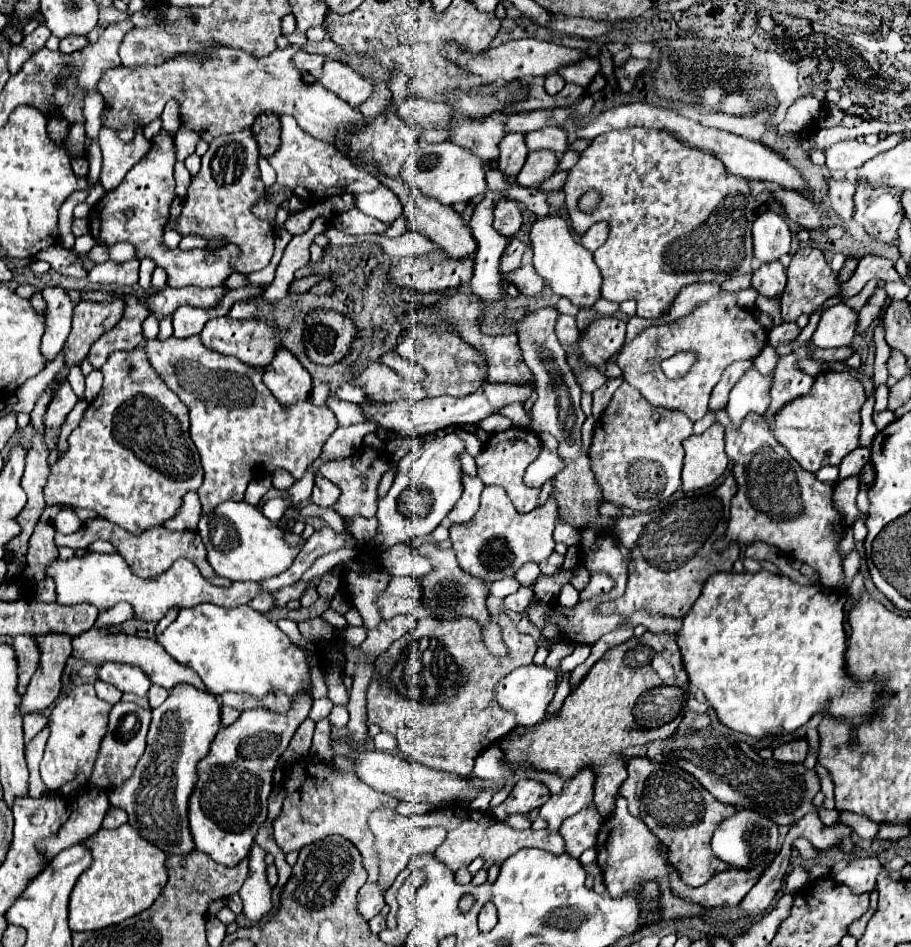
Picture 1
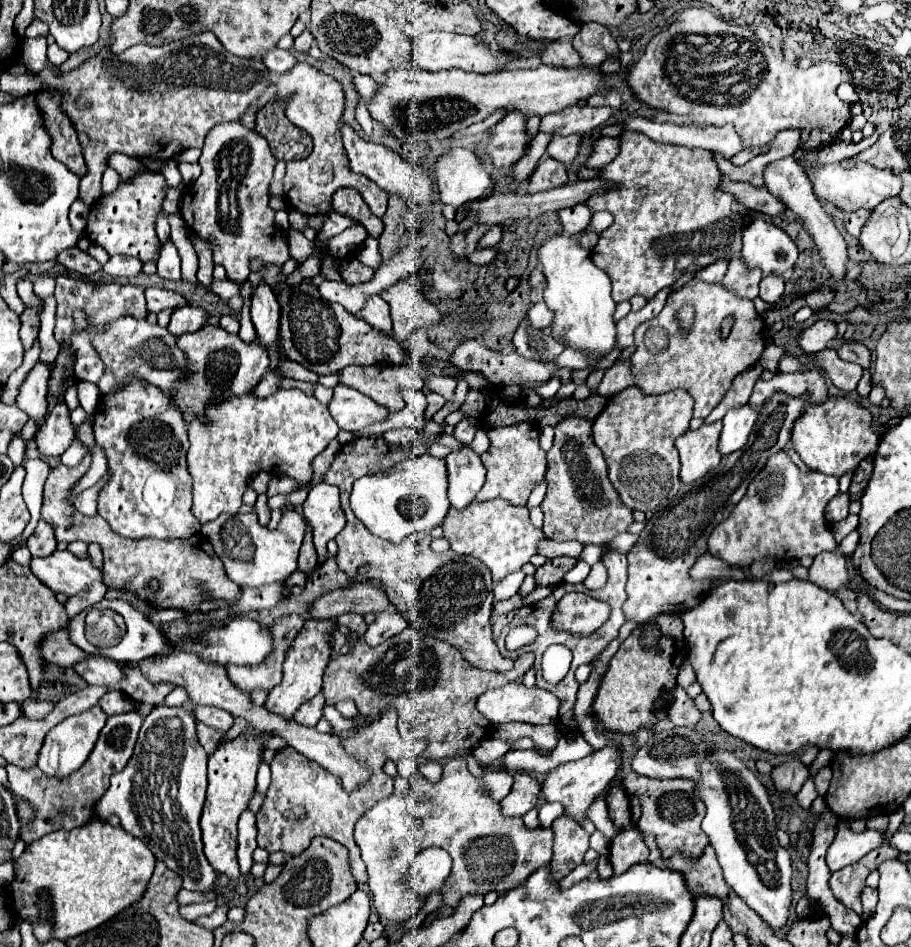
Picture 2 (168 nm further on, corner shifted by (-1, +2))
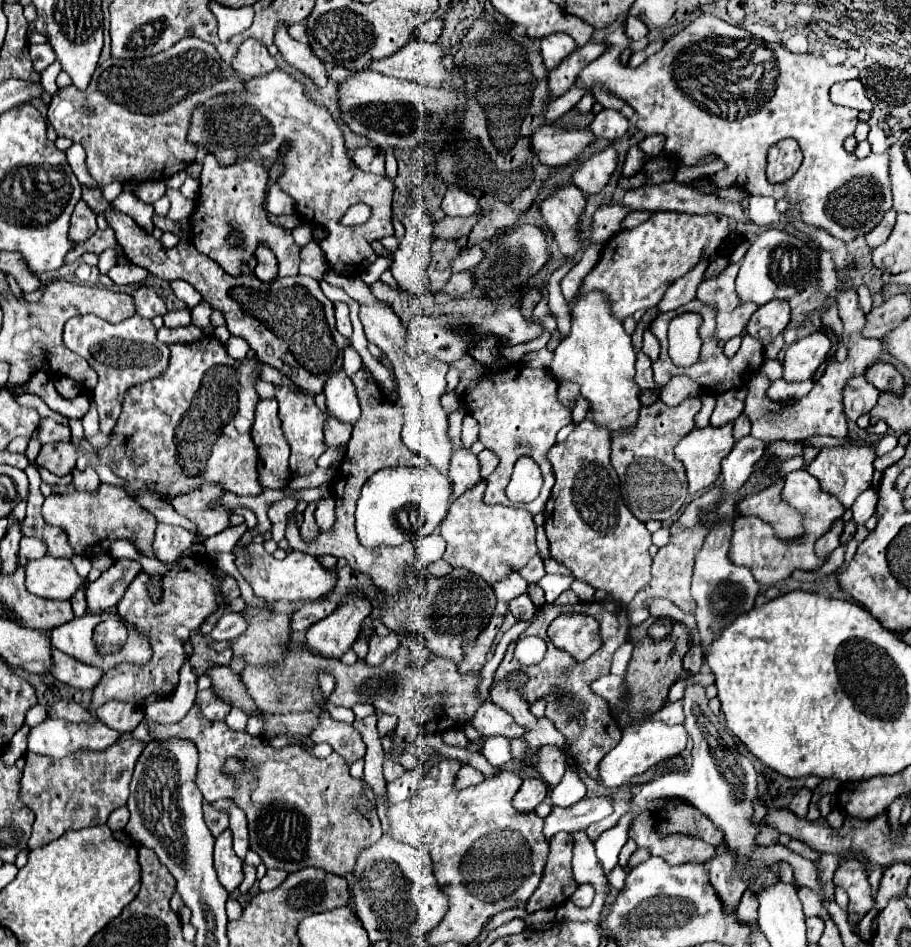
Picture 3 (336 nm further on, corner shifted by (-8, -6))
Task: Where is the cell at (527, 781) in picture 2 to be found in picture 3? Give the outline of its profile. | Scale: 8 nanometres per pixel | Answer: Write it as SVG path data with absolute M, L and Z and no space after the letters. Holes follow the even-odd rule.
M527 778L527 780L523 780L519 792L513 796L511 804L515 806L517 812L527 814L527 812L533 812L537 808L537 804L543 802L545 794L547 794L547 786L543 780Z

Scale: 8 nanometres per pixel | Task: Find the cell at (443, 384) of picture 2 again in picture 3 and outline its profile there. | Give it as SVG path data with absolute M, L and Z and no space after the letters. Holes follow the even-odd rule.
M463 418L463 432L461 432L463 446L469 448L477 438L479 438L479 426L477 426L477 420L475 420L475 418Z

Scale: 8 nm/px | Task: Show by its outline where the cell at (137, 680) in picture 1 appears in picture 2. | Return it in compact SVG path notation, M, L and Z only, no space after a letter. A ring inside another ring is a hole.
M84 658L72 666L76 674L80 674L88 684L116 684L120 680L120 666L108 658Z

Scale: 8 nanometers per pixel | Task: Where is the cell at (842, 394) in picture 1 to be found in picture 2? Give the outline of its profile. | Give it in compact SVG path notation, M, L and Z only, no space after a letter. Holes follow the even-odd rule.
M830 396L824 404L808 408L808 412L796 420L792 446L808 468L840 478L848 472L854 472L868 452L878 444L878 436L874 430L870 430L870 424L872 414L866 408L858 406L850 398Z

